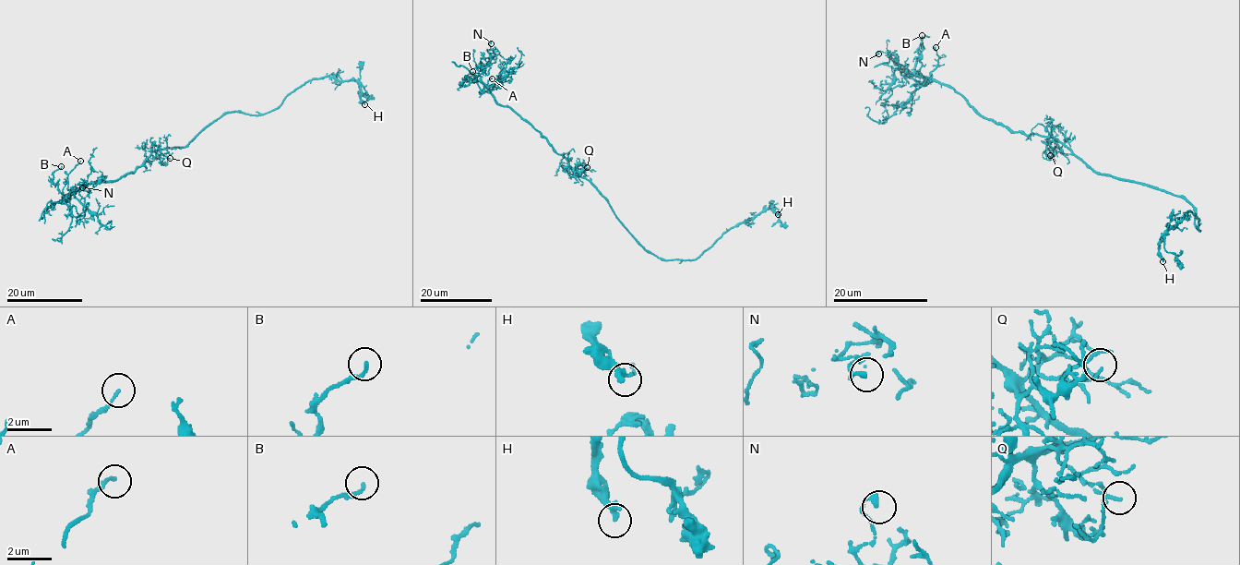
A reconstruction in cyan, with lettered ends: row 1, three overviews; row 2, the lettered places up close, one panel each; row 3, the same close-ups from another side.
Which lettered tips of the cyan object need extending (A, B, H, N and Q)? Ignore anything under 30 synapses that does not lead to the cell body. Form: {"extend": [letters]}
{"extend": []}

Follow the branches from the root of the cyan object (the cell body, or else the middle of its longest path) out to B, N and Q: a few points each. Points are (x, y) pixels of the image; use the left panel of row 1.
B: (189, 144), (157, 150), (132, 174), (113, 181), (86, 183), (65, 195), (53, 181), (53, 173), (61, 166)
N: (189, 144), (157, 150), (132, 174), (113, 181), (86, 183), (65, 198), (84, 182), (78, 184), (82, 187)
Q: (189, 144), (180, 149), (157, 150), (170, 158)

